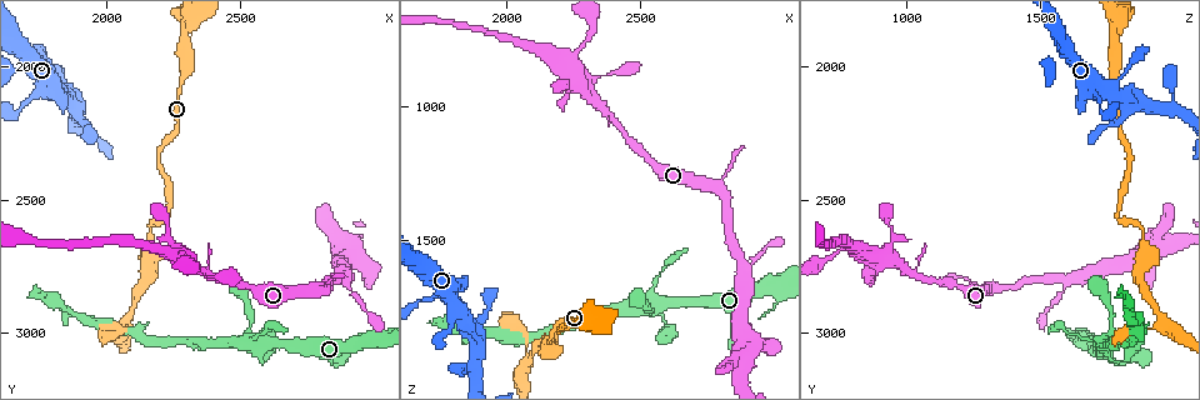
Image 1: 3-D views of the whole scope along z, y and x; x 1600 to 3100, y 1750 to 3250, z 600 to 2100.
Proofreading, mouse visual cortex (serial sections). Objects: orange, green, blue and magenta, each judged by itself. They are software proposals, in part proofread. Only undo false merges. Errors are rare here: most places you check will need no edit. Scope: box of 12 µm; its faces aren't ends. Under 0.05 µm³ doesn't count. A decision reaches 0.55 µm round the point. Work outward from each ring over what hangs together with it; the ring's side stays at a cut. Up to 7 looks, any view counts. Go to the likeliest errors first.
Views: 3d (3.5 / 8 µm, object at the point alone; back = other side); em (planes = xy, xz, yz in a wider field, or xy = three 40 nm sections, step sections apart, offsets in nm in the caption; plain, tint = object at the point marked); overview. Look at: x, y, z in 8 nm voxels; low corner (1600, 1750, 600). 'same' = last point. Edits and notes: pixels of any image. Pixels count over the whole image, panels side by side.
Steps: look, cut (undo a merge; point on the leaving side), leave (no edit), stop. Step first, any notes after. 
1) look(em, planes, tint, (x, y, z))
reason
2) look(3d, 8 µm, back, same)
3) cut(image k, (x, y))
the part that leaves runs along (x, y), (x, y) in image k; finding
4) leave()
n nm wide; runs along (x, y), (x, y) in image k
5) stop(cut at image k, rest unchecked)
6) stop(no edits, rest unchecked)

look(3d, 8 µm, (2230, 2560, 1790))
sharp bend

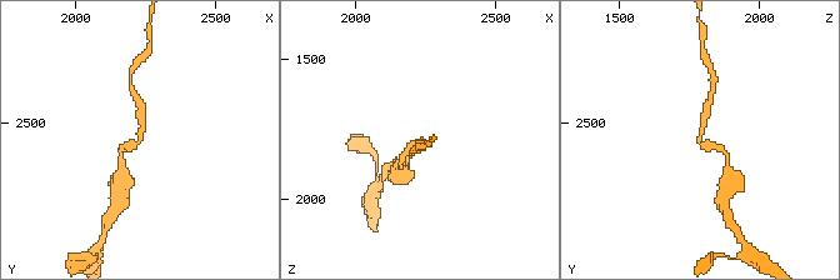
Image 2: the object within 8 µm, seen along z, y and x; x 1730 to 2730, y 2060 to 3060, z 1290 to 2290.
look(em, xy, step 2, tint, (2230, 2560, 1790))
arms of 200, 200 nm

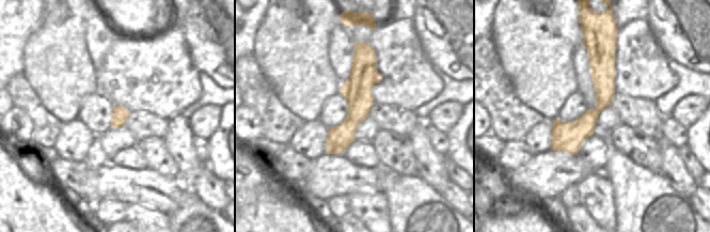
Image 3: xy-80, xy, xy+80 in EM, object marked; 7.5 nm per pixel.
leave()
runs along (603, 46), (603, 99), (553, 147) in image 3; one cell here

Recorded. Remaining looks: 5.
look(3d, 3.5 µm, (2090, 2950, 1960))
thin arm on a thick one

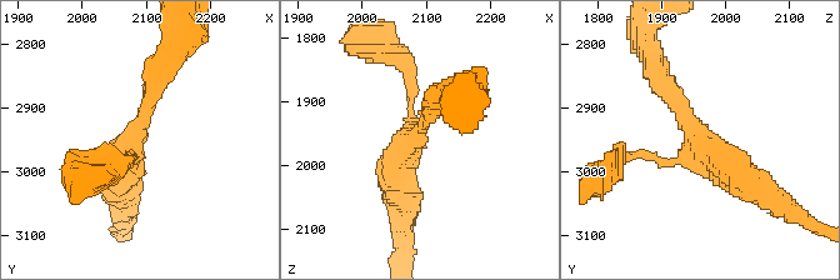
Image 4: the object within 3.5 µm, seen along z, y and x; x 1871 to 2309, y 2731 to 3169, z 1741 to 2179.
look(em, xy, step 3, tint, (2080, 2950, 1960))
3 arms; arms of 150, 250, 400 nm

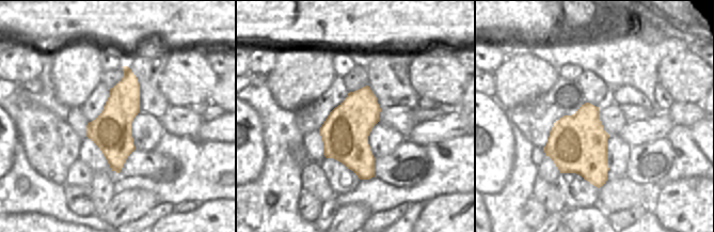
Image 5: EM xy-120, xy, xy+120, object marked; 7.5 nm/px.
leave()
runs along (660, 76), (698, 141), (759, 191) in image 4; all the same cell

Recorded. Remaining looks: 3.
look(3d, 3.5 µm, (2540, 3030, 1700))

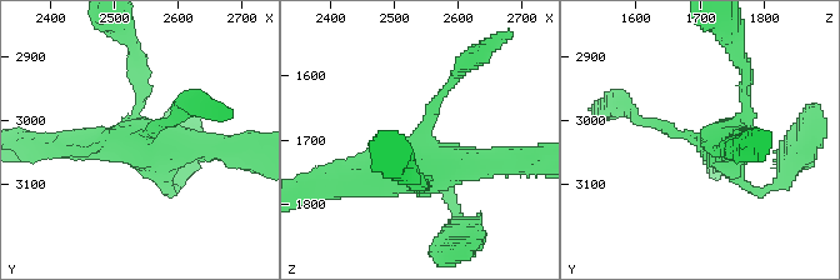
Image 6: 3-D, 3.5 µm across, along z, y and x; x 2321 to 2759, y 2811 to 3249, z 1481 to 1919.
look(em, xy, step 3, tint, (2550, 3035, 1710))

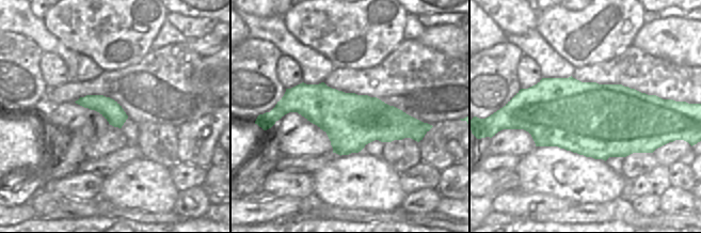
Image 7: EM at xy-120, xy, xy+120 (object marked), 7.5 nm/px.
leave()
420 nm wide; runs along (515, 164), (346, 180) in image 6; all the same cell

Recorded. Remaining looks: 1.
stop(no edits, rest unchecked)

